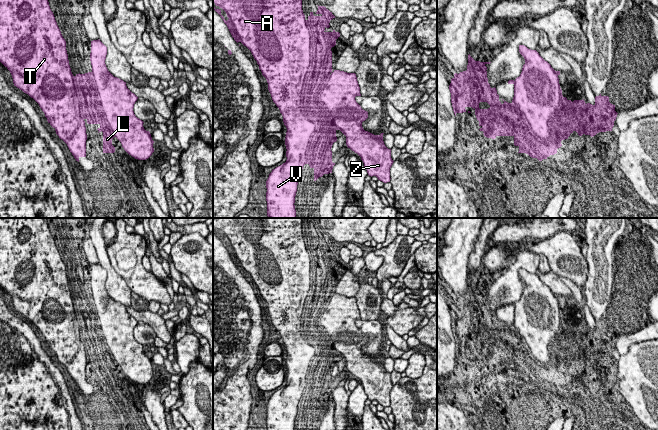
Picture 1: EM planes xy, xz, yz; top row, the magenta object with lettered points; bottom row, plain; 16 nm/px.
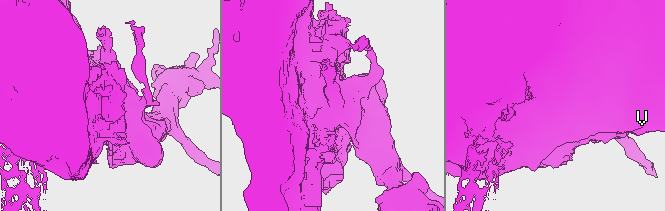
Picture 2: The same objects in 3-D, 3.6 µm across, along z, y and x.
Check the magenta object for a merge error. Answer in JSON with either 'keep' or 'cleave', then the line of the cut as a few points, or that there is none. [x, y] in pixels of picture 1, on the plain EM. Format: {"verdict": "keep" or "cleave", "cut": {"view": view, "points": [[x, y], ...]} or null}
{"verdict": "cleave", "cut": {"view": "yz", "points": [[536, 275], [531, 285], [531, 320], [527, 329], [527, 340]]}}

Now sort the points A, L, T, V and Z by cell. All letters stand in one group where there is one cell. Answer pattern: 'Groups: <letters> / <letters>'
Groups: A L T V / Z

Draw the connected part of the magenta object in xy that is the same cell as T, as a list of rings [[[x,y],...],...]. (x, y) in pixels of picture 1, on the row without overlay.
[[[0,218],[0,286],[10,295],[14,310],[39,328],[48,347],[67,368],[76,385],[79,386],[80,381],[86,381],[86,346],[100,349],[97,354],[103,356],[103,377],[115,376],[112,369],[115,359],[107,344],[106,334],[101,328],[102,320],[97,312],[94,297],[79,297],[75,300],[72,298],[66,265],[50,233],[46,218]]]

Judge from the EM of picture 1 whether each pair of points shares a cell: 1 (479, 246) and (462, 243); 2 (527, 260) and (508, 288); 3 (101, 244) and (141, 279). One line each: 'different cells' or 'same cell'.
1: different cells
2: same cell
3: different cells

